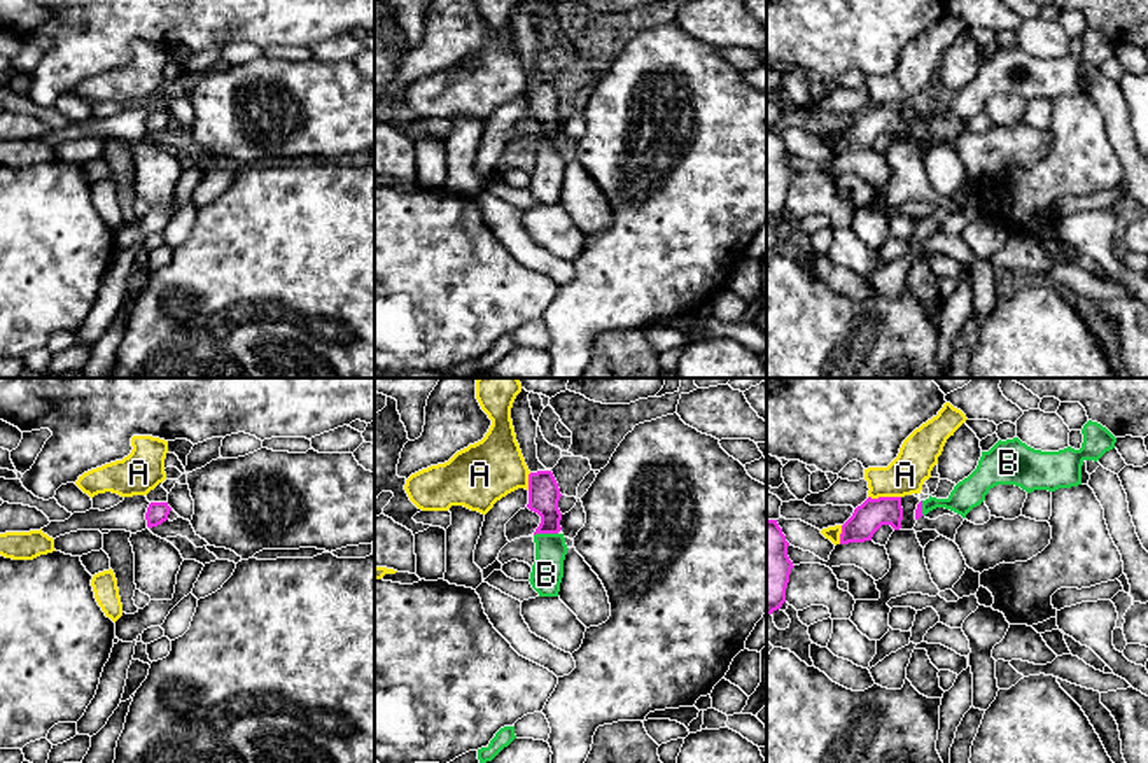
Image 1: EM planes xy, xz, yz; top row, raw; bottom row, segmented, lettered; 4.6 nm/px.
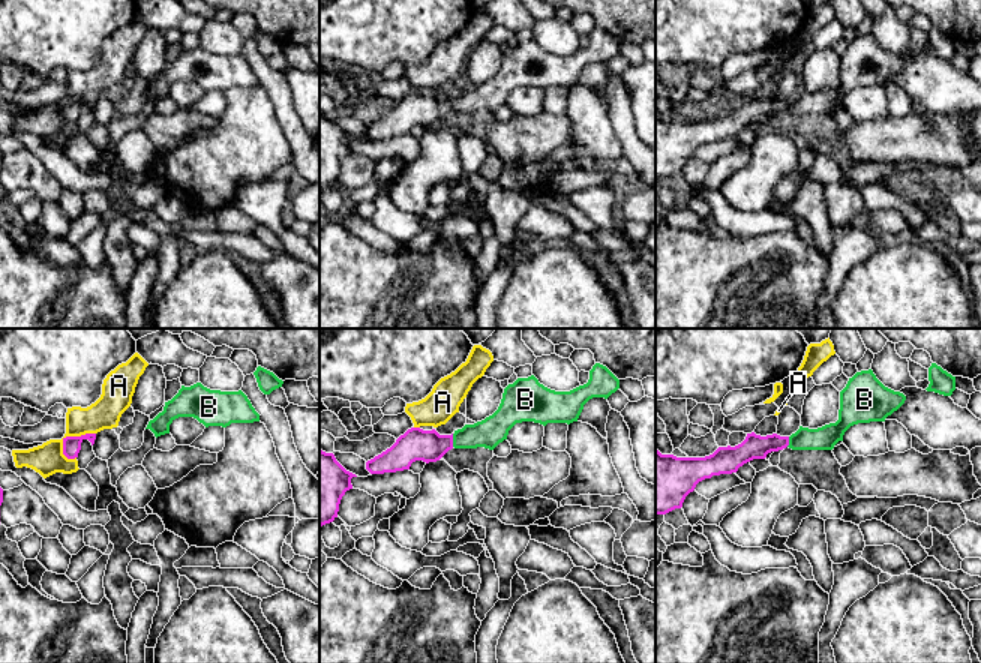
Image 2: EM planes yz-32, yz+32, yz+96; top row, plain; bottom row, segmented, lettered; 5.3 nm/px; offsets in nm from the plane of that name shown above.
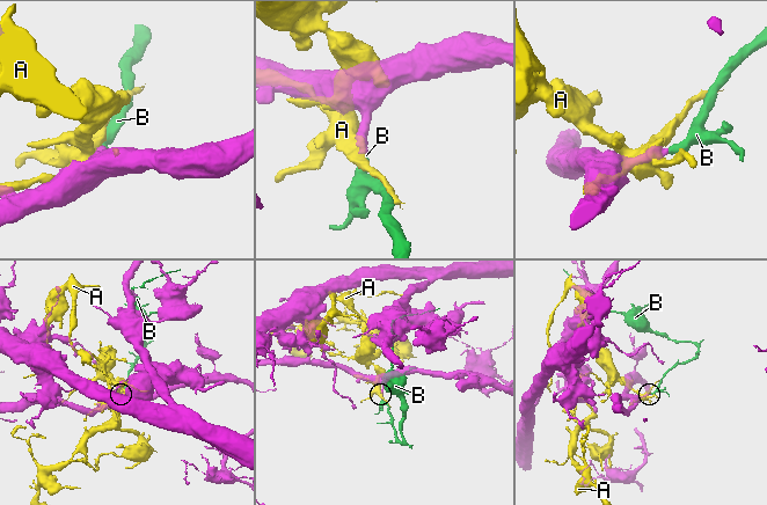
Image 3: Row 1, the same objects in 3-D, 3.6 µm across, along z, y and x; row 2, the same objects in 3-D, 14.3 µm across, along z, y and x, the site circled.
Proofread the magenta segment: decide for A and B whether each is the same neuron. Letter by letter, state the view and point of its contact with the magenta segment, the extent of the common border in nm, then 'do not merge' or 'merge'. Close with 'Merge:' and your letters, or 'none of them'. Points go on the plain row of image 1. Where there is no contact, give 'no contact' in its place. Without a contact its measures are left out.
A: yz (884, 105) | 150 nm | do not merge
B: xz (545, 140) | 110 nm | merge
Merge: B

